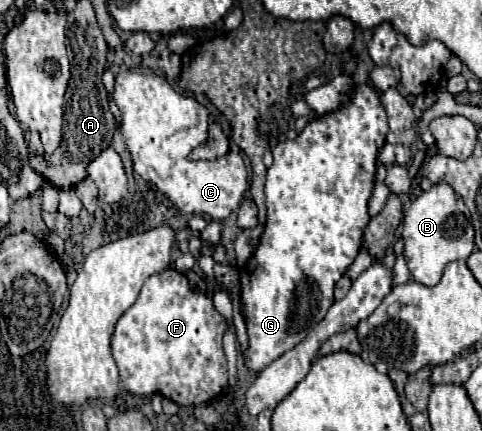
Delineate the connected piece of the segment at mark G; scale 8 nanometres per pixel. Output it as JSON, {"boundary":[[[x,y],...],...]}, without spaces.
{"boundary":[[[359,85],[355,87],[351,101],[345,103],[339,111],[327,113],[323,117],[319,117],[317,121],[307,123],[307,127],[299,133],[297,139],[289,139],[279,143],[271,153],[273,153],[273,167],[267,171],[267,183],[265,183],[265,197],[267,197],[267,223],[265,223],[265,231],[261,235],[261,243],[255,251],[255,255],[247,261],[247,265],[243,267],[243,283],[241,283],[241,303],[243,303],[243,315],[245,315],[245,323],[247,323],[247,337],[249,337],[249,347],[243,351],[243,361],[245,367],[253,373],[263,371],[269,363],[273,363],[277,357],[281,357],[285,351],[293,349],[295,345],[299,345],[307,333],[325,317],[327,309],[333,305],[333,287],[335,283],[343,277],[343,273],[347,271],[347,267],[353,263],[353,259],[357,257],[359,249],[361,249],[361,235],[365,225],[369,223],[369,213],[367,213],[367,201],[371,197],[373,191],[373,181],[375,181],[375,165],[377,165],[377,155],[379,149],[385,145],[385,135],[387,135],[387,115],[379,103],[377,93],[369,87],[369,85]]]}

